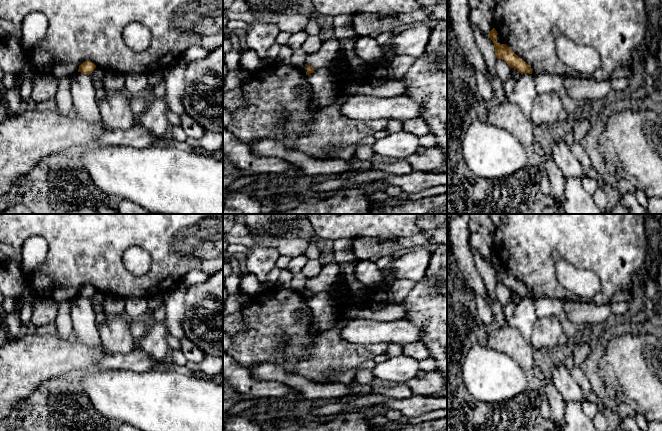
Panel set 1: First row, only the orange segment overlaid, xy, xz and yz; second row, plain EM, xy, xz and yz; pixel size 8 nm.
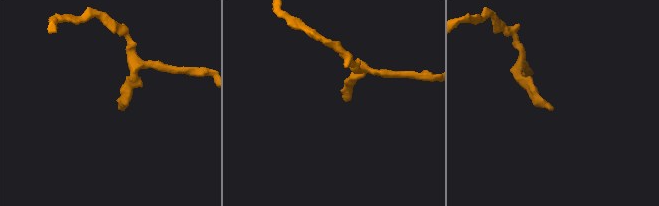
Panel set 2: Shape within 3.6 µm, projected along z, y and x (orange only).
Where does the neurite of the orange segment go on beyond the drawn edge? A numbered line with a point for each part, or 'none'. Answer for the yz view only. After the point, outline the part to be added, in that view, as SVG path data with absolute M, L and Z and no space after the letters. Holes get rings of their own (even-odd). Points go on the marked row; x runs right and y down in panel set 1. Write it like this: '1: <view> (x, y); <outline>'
none

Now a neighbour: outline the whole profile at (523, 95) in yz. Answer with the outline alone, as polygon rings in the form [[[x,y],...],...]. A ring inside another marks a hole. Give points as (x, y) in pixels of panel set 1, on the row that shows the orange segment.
[[[523,73],[516,80],[512,93],[506,99],[516,104],[524,112],[525,116],[530,119],[530,113],[536,95],[537,91],[533,74]]]

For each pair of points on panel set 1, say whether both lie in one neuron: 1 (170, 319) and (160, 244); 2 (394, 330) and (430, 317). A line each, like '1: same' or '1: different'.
1: different
2: different

